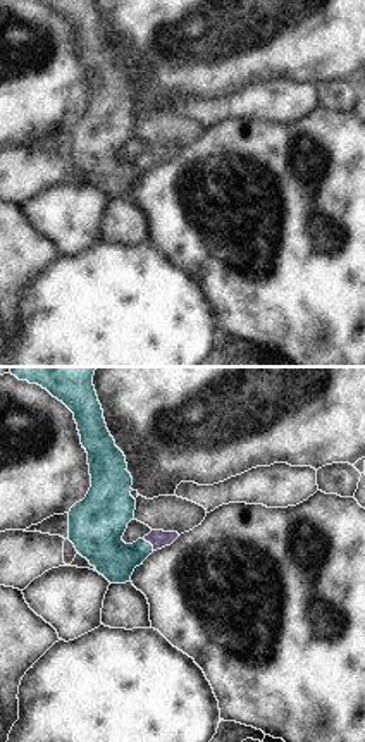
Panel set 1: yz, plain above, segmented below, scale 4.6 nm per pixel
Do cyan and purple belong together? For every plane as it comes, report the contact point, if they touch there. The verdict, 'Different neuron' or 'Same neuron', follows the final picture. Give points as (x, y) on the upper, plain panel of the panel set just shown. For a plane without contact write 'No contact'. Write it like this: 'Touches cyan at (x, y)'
Touches cyan at (150, 159).

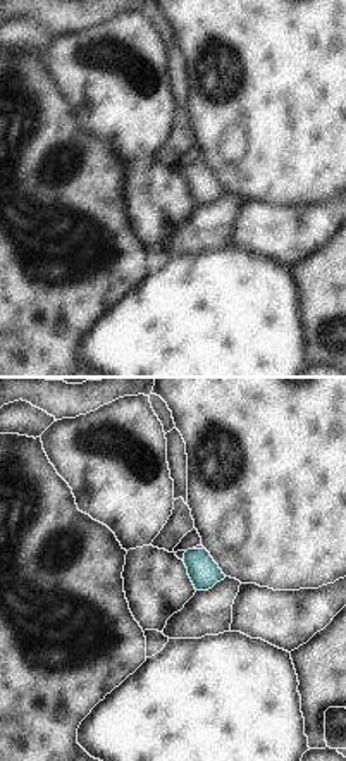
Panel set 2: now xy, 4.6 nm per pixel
Touches cyan at (198, 164).

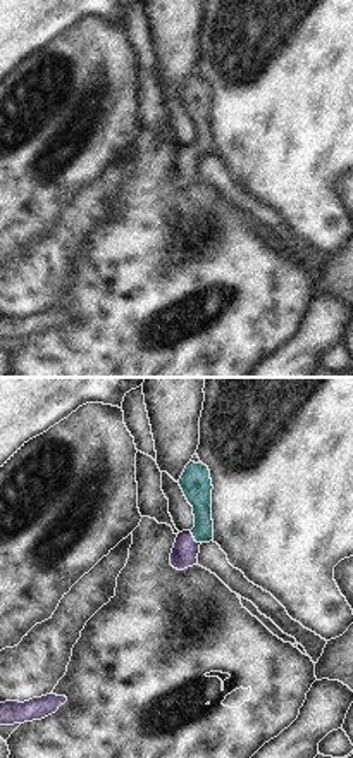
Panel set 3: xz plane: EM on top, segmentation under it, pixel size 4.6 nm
Touches cyan at (193, 150).

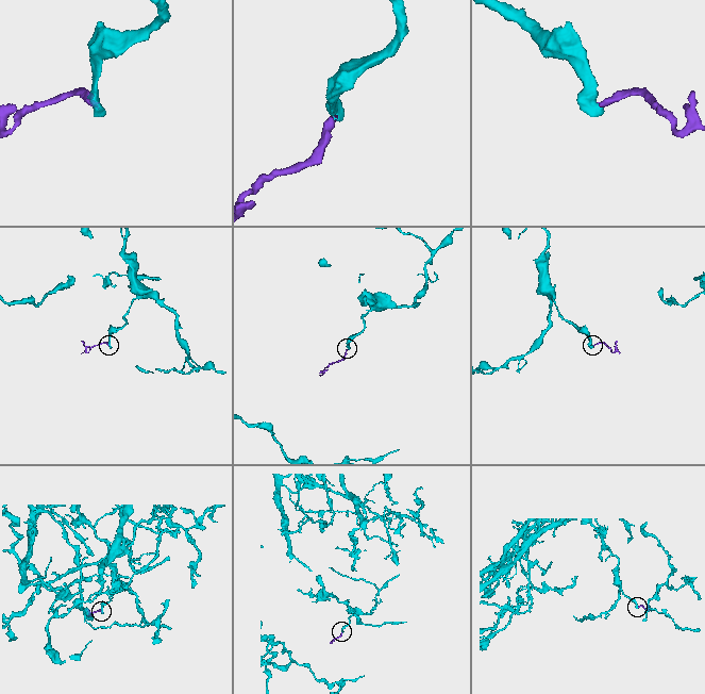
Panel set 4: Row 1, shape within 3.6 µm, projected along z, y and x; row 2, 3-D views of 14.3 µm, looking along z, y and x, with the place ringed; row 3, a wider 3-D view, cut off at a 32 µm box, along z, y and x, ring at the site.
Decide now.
Same neuron.

